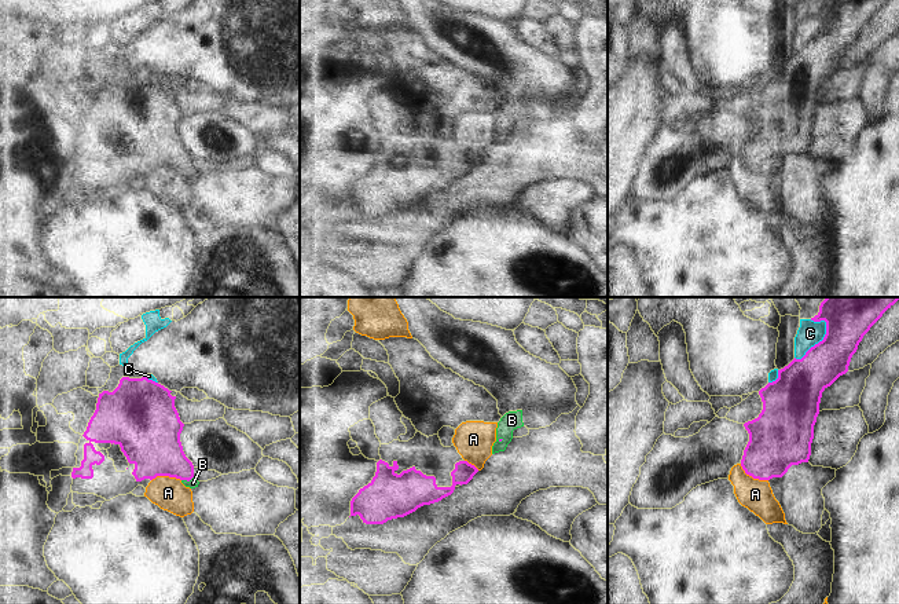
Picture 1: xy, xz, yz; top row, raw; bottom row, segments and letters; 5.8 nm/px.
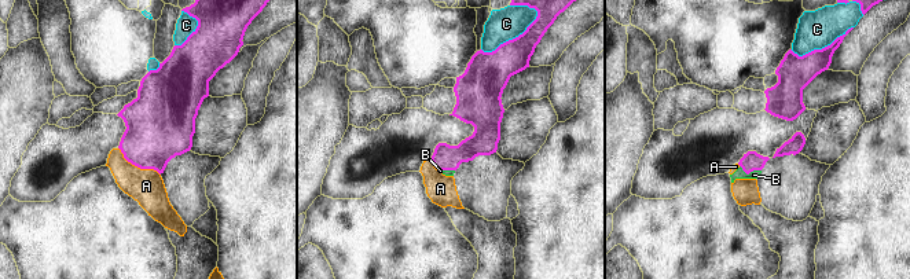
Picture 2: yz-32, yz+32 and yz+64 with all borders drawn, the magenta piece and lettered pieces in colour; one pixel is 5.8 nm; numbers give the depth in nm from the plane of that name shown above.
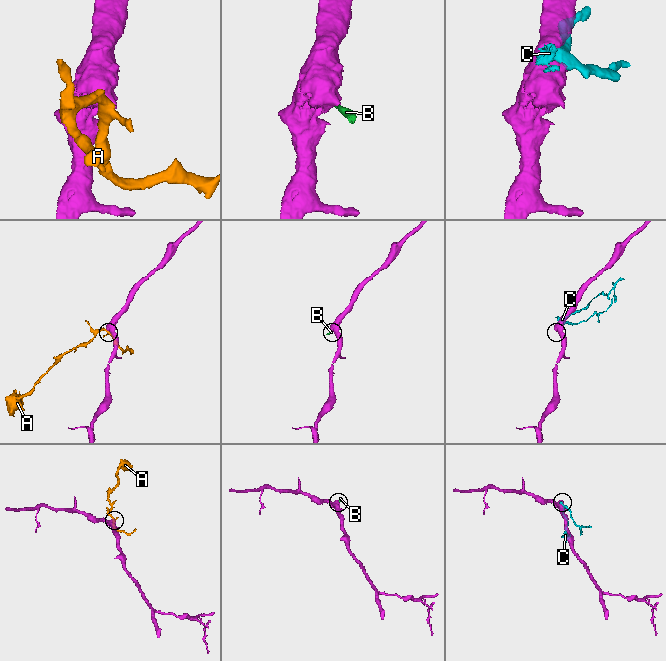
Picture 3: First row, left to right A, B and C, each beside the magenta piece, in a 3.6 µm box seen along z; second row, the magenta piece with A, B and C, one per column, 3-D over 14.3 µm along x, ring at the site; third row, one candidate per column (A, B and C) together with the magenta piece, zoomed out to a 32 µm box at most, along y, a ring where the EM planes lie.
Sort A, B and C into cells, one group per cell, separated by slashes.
A / B / C

